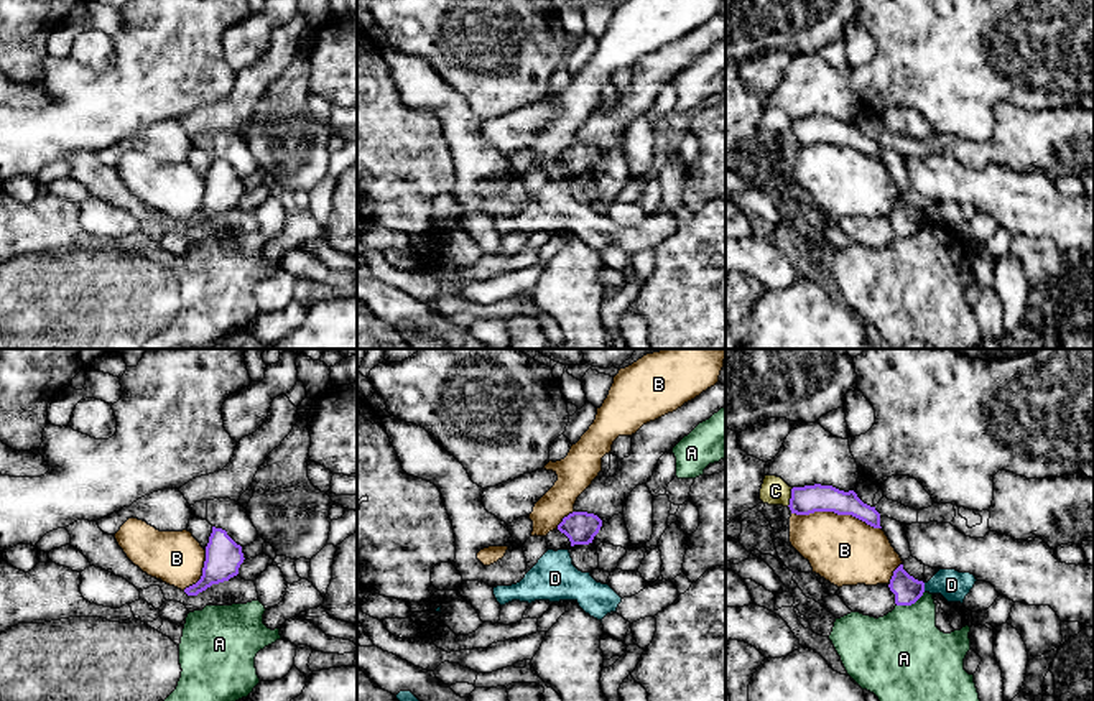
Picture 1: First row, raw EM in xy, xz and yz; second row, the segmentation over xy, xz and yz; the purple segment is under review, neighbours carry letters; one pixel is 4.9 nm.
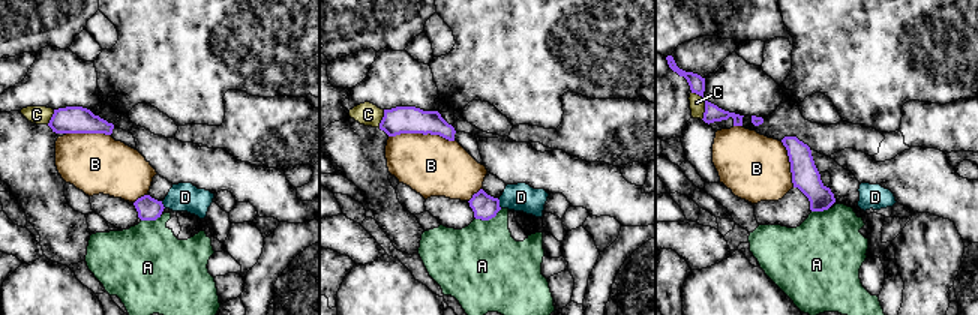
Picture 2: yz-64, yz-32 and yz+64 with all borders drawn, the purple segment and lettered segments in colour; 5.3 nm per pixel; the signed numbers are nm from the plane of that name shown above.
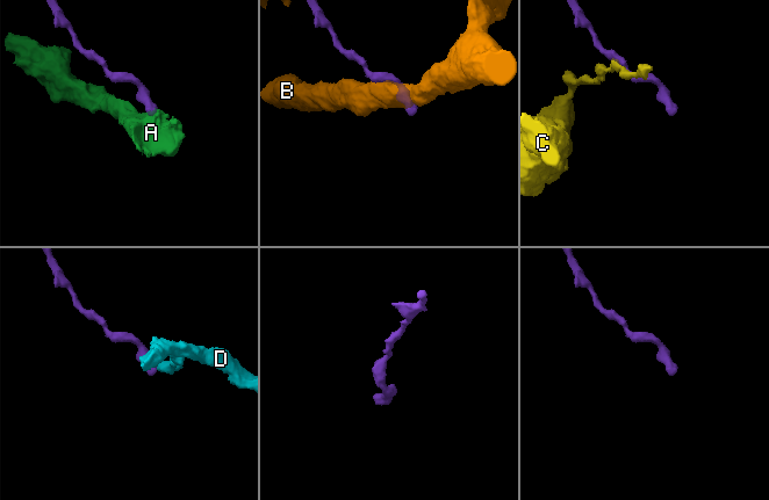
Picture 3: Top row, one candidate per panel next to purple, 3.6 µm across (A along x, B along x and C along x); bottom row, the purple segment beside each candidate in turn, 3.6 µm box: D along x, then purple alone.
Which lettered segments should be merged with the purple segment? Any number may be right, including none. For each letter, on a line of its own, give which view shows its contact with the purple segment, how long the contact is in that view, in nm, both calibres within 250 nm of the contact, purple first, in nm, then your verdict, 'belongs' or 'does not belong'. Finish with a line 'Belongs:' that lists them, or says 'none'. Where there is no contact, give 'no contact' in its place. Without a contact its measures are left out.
A: yz | 150 nm | 140/420 nm | does not belong
B: yz | 440 nm | 140/340 nm | does not belong
C: yz | 100 nm | 140/140 nm | does not belong
D: yz | 50 nm | 140/150 nm | does not belong
Belongs: none

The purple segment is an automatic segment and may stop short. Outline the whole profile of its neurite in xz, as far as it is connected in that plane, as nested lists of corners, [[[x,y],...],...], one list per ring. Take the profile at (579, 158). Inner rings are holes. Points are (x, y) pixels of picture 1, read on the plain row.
[[[572,143],[563,150],[558,161],[564,165],[569,169],[571,178],[574,178],[592,174],[600,158],[602,151],[597,146],[587,143]]]

